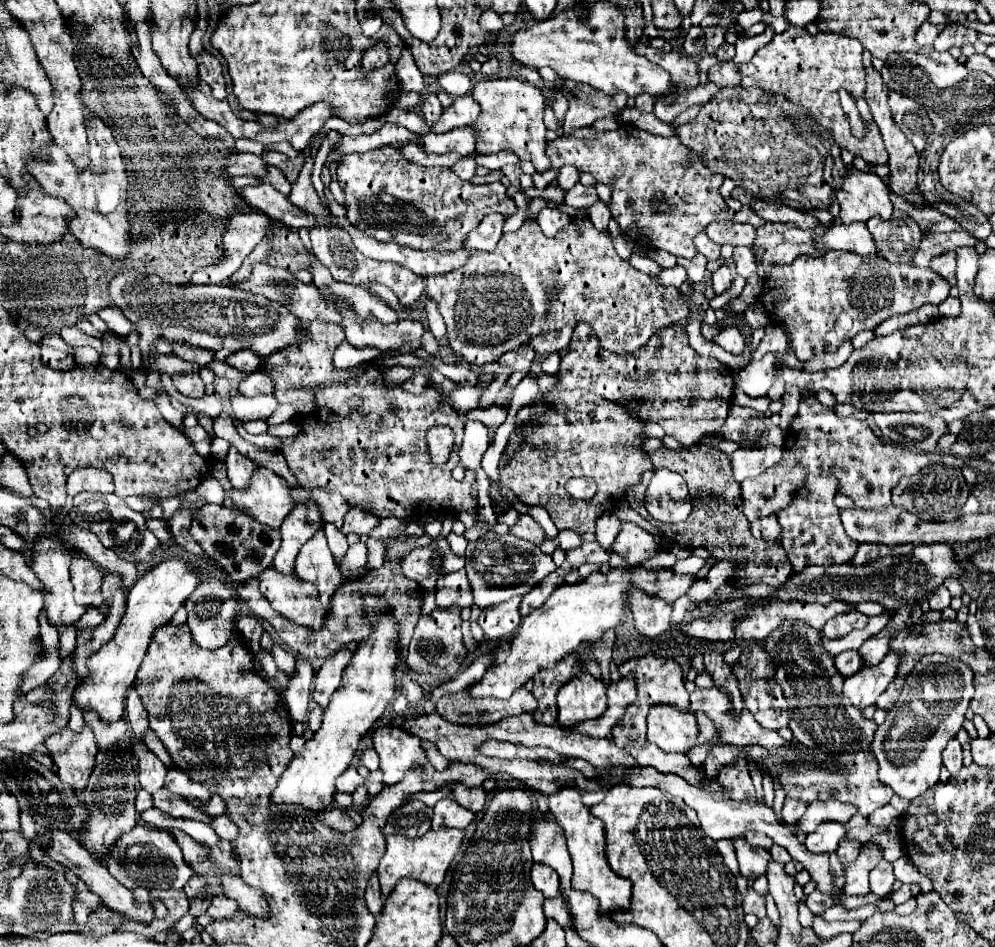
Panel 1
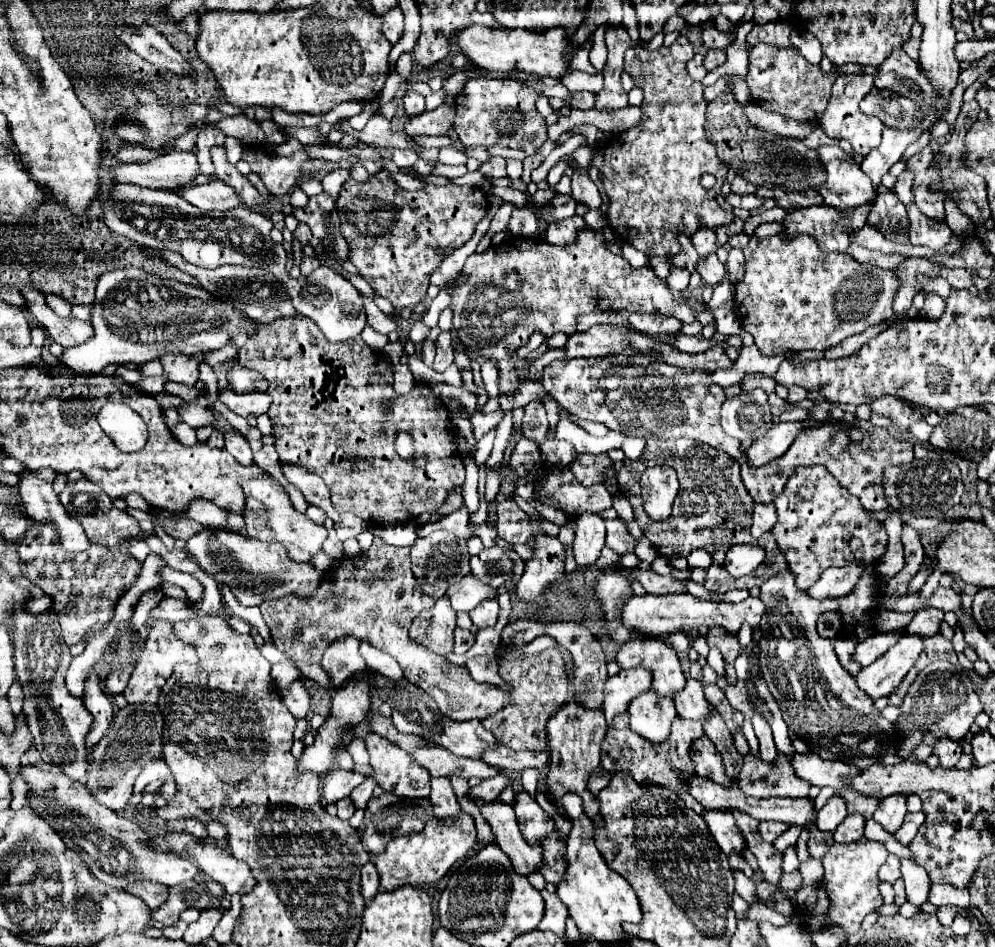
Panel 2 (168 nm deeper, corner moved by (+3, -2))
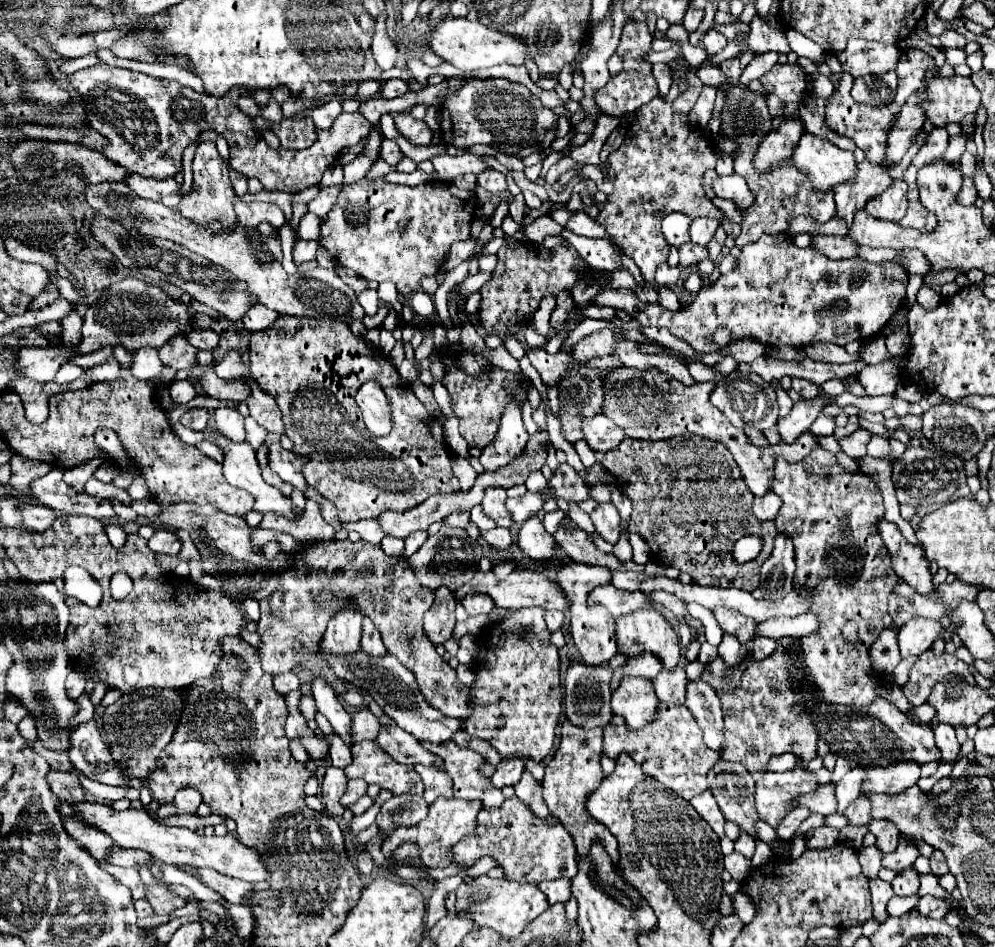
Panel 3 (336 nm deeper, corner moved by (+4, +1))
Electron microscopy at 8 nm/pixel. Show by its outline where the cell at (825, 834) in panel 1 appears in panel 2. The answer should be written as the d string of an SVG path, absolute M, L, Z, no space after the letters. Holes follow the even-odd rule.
M833 795L825 807L819 811L815 825L819 827L819 831L835 831L837 823L841 823L847 817L847 807L845 807L845 799L841 799L839 795Z

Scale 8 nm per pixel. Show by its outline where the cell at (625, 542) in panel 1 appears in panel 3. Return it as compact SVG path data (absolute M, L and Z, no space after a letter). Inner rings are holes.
M612 502L600 504L592 514L590 514L596 532L610 544L616 544L620 540L620 514Z

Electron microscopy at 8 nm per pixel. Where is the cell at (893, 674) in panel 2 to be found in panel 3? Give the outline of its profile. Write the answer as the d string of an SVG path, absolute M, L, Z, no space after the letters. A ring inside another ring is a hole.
M912 618L910 622L906 622L898 632L900 656L910 658L926 652L934 644L940 628L940 622L926 618Z

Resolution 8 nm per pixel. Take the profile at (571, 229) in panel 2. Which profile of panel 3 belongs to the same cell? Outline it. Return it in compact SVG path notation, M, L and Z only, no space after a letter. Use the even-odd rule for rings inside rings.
M564 228L560 234L564 240L568 240L578 254L596 270L604 270L604 272L614 272L620 266L620 248L616 244L610 244L608 240L600 240L600 238L586 238L586 236L578 236L574 234L570 228Z

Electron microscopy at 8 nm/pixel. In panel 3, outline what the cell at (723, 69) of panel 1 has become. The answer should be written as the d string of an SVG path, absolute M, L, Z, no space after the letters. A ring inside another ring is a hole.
M708 30L704 34L704 38L702 38L702 44L704 44L704 50L710 56L714 56L714 54L718 54L718 52L722 52L726 48L726 38L716 30Z

